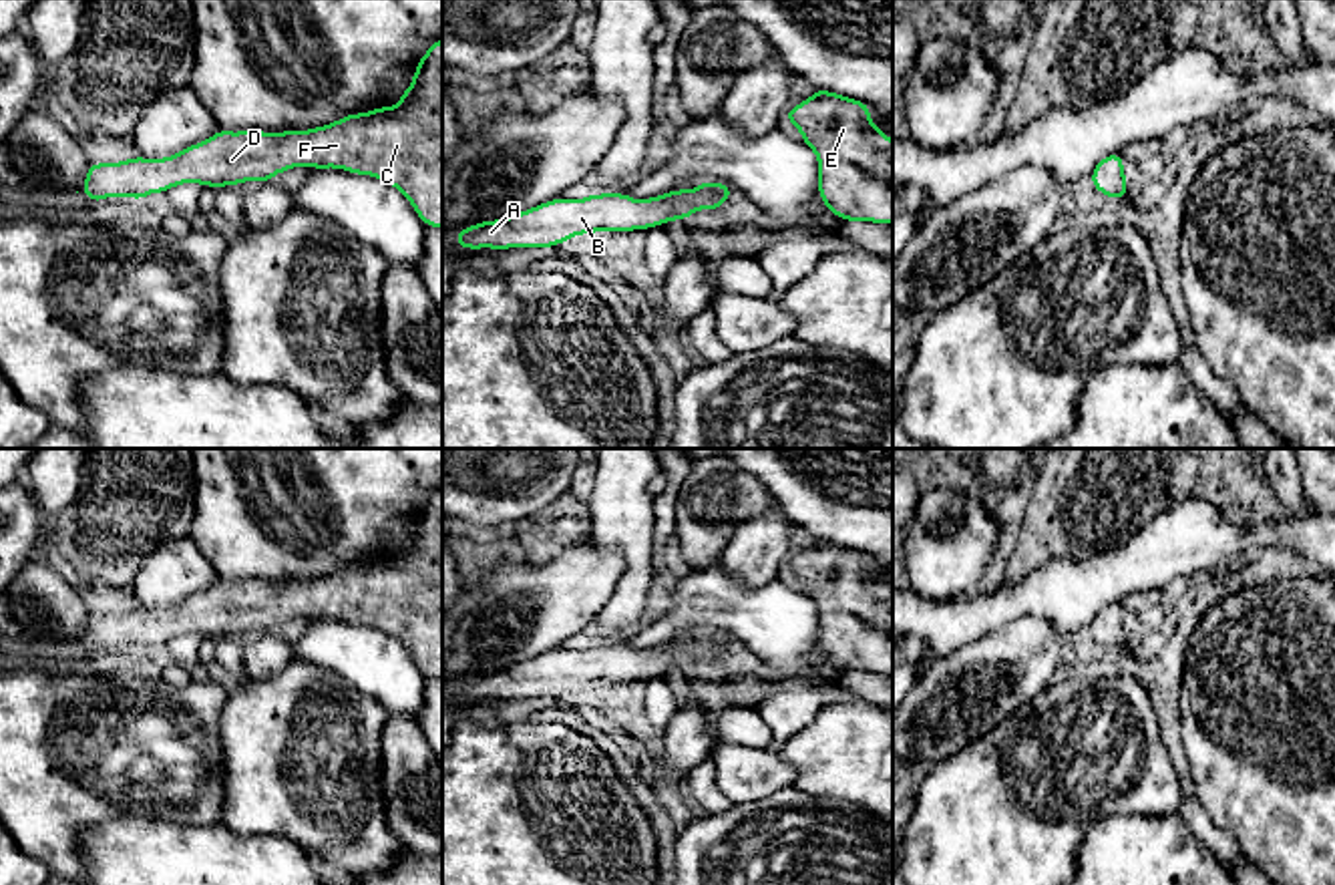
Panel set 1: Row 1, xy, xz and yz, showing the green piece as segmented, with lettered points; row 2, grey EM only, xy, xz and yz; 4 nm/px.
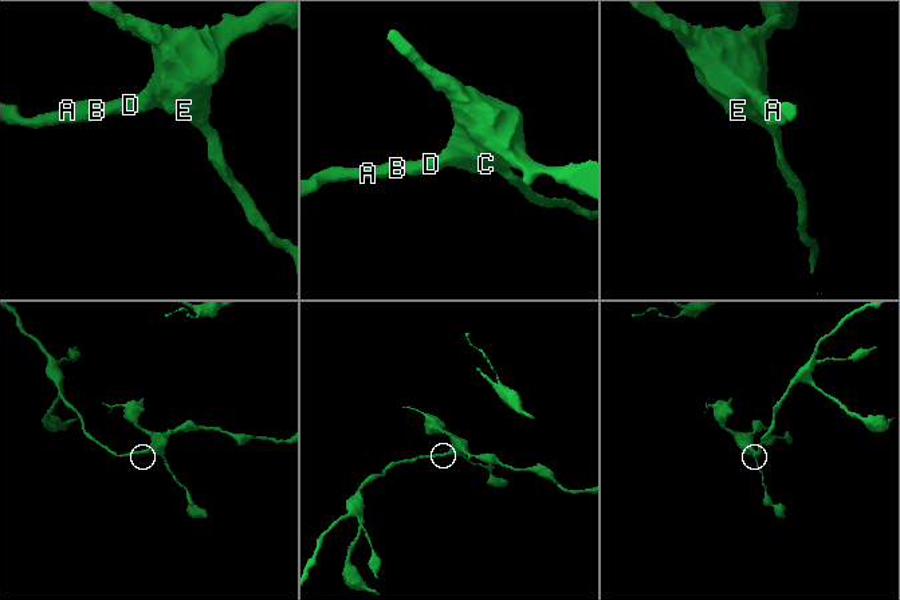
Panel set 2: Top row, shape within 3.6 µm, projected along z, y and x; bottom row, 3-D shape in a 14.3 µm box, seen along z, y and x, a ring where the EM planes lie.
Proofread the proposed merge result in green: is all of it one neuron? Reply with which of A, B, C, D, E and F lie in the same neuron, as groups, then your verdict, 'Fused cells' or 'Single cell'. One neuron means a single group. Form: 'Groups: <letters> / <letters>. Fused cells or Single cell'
Groups: A B C D E F. Single cell

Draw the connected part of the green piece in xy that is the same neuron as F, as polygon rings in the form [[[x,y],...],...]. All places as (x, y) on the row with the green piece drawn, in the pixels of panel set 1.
[[[442,36],[416,64],[412,84],[396,107],[378,107],[368,113],[346,115],[324,127],[285,133],[221,131],[165,159],[133,157],[119,163],[88,163],[86,181],[78,191],[101,203],[105,197],[131,195],[137,203],[149,193],[165,193],[181,183],[205,187],[235,187],[241,181],[265,183],[292,167],[344,169],[372,175],[410,201],[426,227],[442,229]]]

